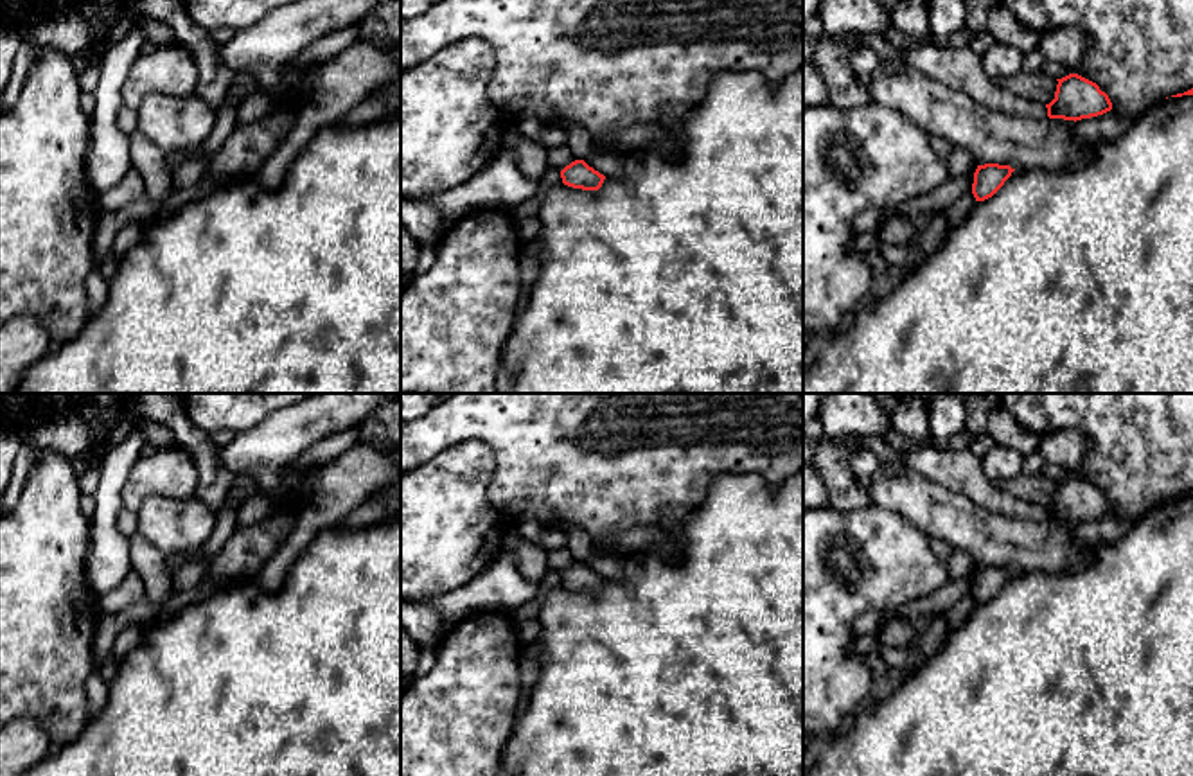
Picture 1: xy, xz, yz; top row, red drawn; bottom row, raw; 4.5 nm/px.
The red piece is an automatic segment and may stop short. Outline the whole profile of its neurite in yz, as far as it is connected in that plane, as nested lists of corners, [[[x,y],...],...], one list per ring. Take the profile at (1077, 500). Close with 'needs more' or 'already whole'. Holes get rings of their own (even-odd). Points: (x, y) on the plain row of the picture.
[[[1069,476],[1056,483],[1055,501],[1046,507],[1049,521],[1076,525],[1112,512],[1109,498],[1096,485],[1078,476]]]; already whole

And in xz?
[[[575,562],[561,573],[562,586],[582,593],[598,593],[605,582],[604,577],[589,569],[584,562]]]; already whole

